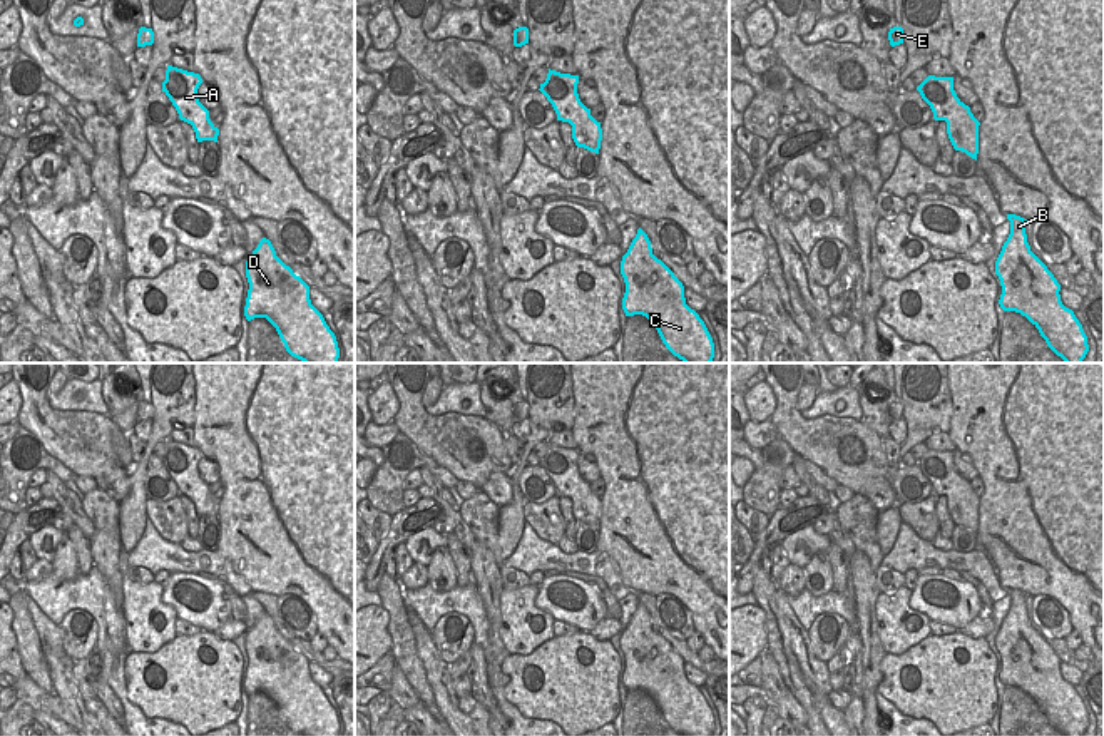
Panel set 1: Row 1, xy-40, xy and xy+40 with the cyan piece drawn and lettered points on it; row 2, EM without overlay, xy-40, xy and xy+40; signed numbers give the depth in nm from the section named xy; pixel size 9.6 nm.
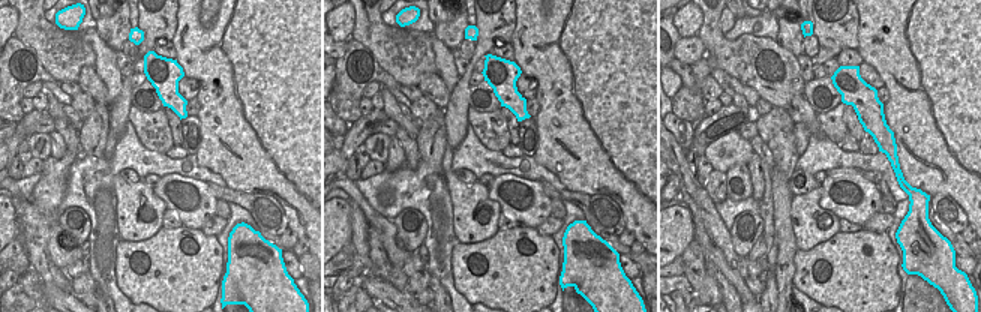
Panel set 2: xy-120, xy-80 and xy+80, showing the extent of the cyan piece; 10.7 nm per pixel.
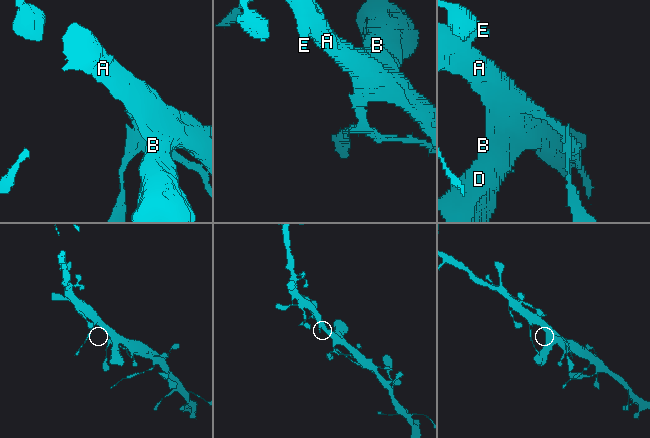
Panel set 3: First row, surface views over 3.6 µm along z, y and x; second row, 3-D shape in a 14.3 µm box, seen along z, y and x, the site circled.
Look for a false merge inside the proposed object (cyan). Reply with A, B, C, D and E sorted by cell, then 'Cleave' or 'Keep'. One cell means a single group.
Groups: A B C D E. Keep

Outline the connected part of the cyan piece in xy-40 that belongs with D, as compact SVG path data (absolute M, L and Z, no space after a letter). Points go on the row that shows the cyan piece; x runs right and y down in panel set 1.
M263 238L246 261L249 283L244 316L266 318L286 351L303 363L338 363L340 348L323 314L311 304L309 286L278 256Z

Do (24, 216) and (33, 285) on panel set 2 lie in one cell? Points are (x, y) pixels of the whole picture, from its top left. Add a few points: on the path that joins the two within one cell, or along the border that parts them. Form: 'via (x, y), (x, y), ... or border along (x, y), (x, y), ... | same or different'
border along (30, 266), (41, 281) | different

